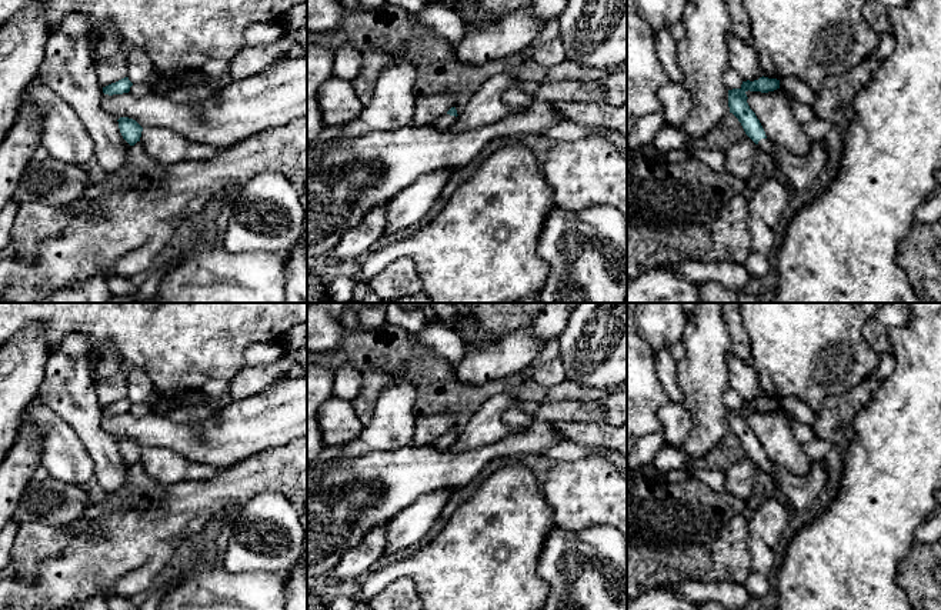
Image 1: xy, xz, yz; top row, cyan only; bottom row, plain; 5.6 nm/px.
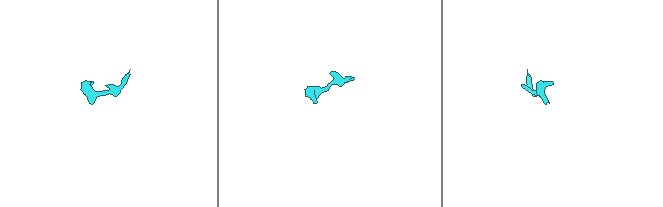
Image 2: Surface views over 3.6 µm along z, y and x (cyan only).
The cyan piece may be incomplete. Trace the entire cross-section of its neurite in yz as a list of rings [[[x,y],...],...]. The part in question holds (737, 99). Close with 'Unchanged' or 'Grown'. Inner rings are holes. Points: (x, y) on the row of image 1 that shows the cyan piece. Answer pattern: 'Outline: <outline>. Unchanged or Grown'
Outline: [[[760,77],[754,81],[743,81],[740,89],[728,90],[728,107],[738,121],[741,123],[745,134],[761,149],[763,151],[771,154],[773,143],[767,139],[765,131],[757,119],[755,113],[750,109],[747,103],[747,91],[761,91],[768,93],[780,89],[780,80]]]. Grown

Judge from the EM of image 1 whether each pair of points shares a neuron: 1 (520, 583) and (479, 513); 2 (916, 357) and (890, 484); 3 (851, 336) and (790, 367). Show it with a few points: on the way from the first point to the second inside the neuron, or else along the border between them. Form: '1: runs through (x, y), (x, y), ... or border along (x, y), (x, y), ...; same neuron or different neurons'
1: runs through (503, 566), (490, 552), (490, 530); same neuron
2: runs through (916, 389), (916, 433), (908, 440), (903, 453); same neuron
3: runs through (836, 336), (821, 336), (806, 352); same neuron

